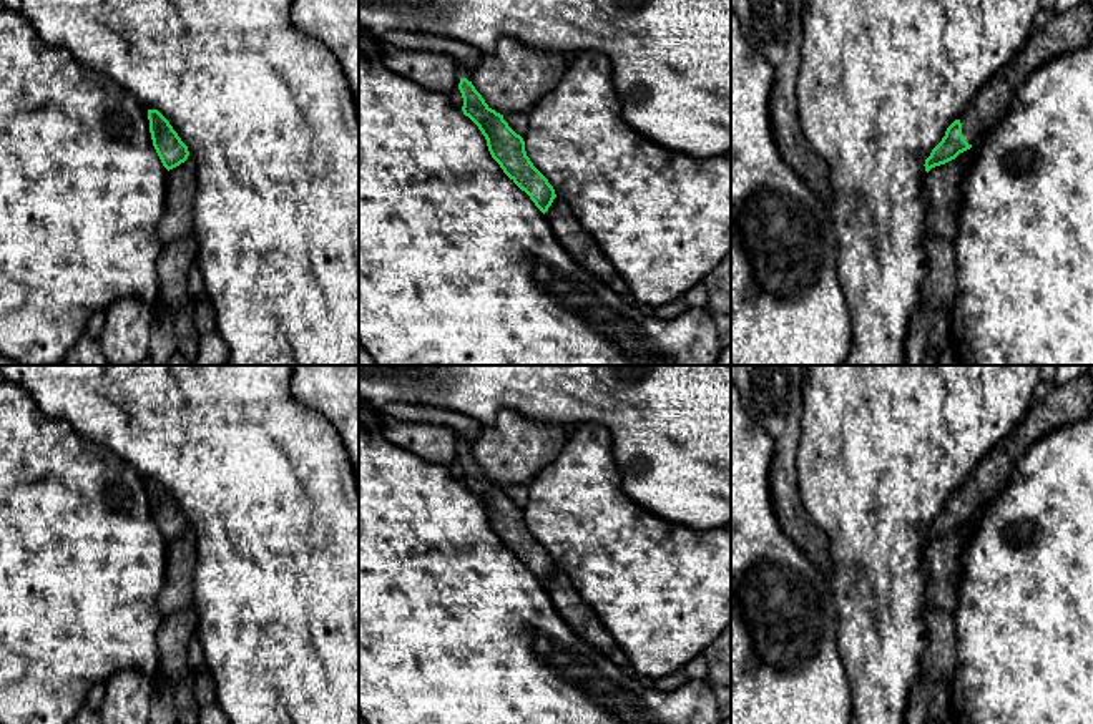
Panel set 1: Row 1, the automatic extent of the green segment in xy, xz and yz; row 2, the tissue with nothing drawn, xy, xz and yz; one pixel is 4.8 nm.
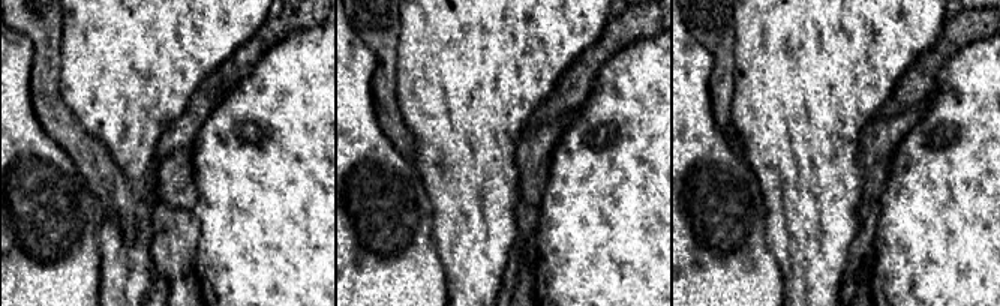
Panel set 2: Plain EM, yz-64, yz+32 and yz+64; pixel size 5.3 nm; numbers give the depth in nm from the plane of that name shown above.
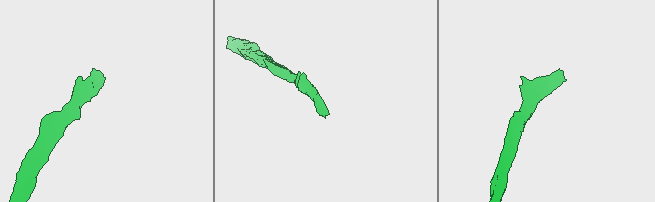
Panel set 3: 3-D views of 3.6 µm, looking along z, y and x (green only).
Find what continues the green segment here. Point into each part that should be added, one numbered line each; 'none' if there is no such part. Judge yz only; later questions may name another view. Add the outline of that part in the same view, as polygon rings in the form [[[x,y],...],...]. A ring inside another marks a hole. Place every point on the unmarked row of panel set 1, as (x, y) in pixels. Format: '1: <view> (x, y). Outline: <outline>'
1: yz (1065, 404). Outline: [[[1080,377],[1065,385],[1051,385],[1042,402],[1032,402],[1023,420],[1003,437],[975,467],[960,487],[962,506],[968,516],[995,500],[1030,447],[1053,428],[1093,413],[1093,379]]]

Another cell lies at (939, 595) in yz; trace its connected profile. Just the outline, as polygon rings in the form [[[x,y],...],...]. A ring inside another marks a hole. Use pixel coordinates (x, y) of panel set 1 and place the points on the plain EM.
[[[967,521],[955,531],[932,540],[924,550],[924,570],[927,573],[927,608],[953,614],[962,575],[960,555],[973,525]]]

